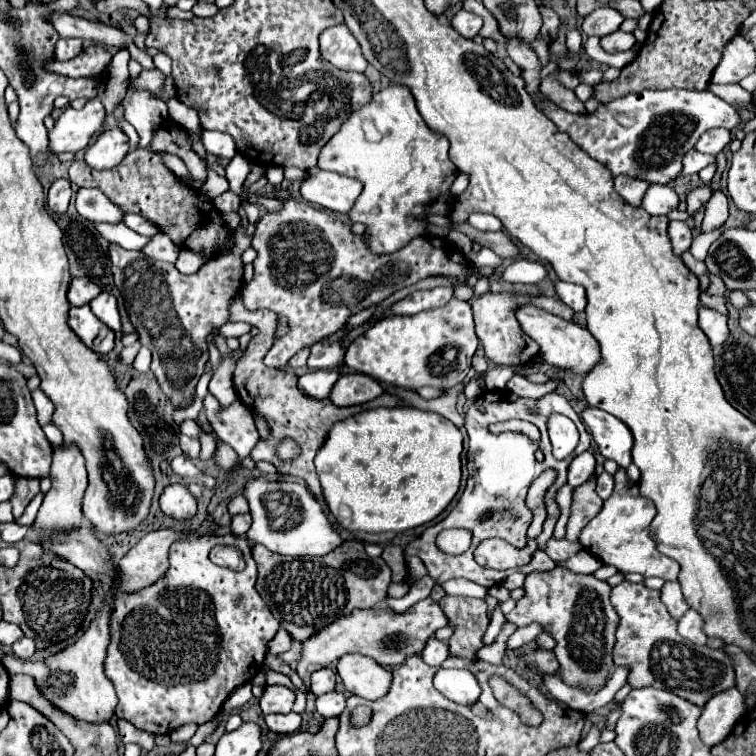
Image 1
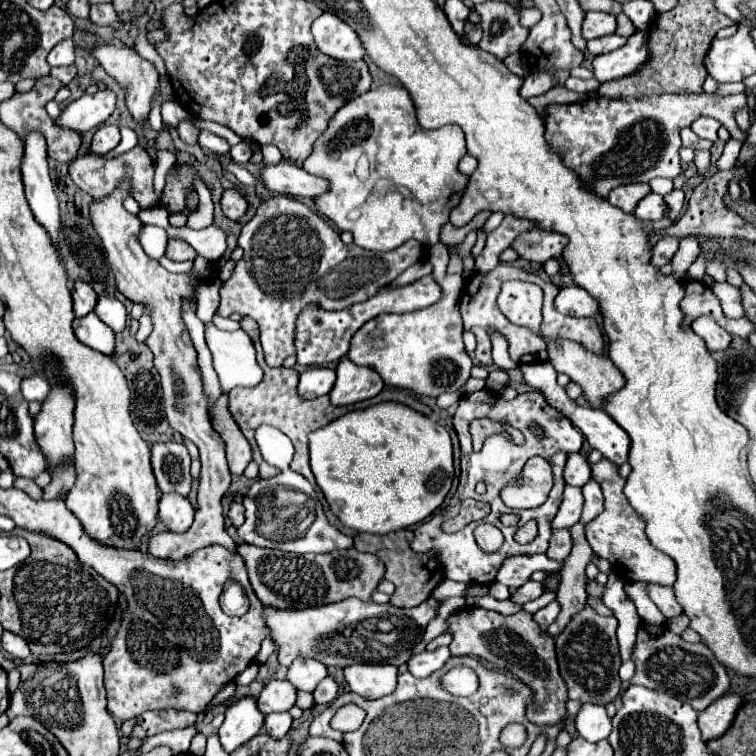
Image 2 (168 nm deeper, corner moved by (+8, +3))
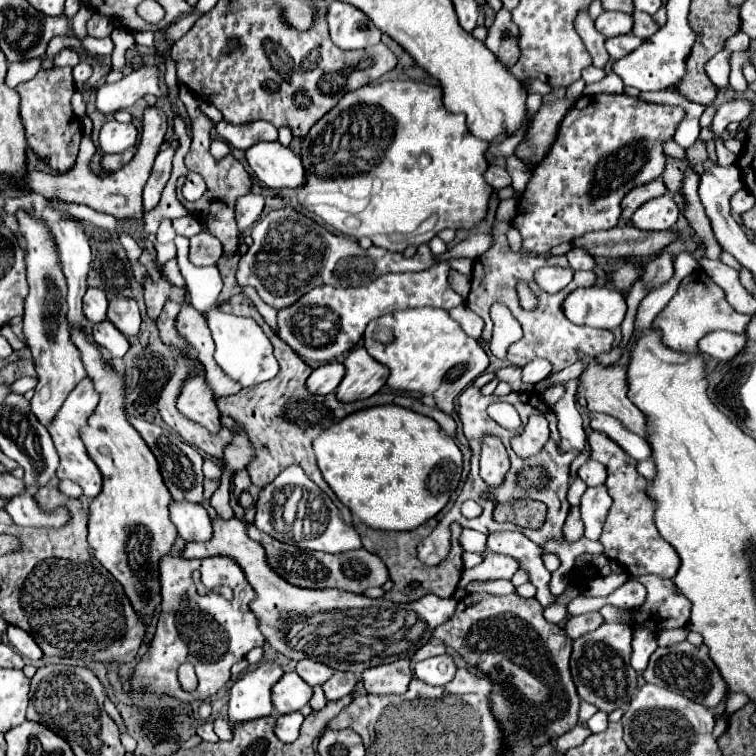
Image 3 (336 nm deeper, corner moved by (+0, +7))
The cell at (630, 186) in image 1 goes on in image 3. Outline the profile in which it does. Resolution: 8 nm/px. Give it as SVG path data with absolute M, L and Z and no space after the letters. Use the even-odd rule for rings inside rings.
M659 179L647 183L647 185L641 185L641 187L631 189L631 191L623 197L623 203L621 203L623 213L621 213L621 217L627 221L627 219L635 213L637 207L641 207L643 203L647 203L647 201L651 201L651 199L655 199L655 197L661 197L661 195L665 195L665 193L667 193L667 187L665 187Z

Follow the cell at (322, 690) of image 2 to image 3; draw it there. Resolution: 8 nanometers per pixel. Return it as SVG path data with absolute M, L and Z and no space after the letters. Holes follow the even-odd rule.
M335 671L335 675L329 677L329 679L323 683L325 697L327 697L329 701L337 701L337 699L349 695L349 693L355 689L355 683L357 683L357 677L355 677L355 675L343 673L343 671Z

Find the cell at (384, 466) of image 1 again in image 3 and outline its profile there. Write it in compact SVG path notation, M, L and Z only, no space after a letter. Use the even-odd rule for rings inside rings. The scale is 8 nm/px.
M379 405L345 417L315 439L313 451L323 479L335 491L337 499L347 505L361 523L383 531L411 531L435 517L457 489L463 471L459 447L437 421L399 405Z

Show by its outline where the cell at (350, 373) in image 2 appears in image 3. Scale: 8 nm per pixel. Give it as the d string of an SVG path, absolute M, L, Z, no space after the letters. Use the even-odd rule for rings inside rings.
M365 347L353 349L345 359L345 377L337 387L337 399L343 403L353 403L367 399L377 393L387 381L387 367L377 363Z

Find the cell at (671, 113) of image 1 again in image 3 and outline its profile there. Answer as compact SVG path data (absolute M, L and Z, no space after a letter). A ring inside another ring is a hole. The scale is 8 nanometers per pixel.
M591 95L581 97L565 115L559 135L547 157L535 167L527 189L519 199L513 225L523 235L523 249L545 255L555 245L571 243L589 231L603 231L617 225L621 215L621 199L639 185L661 177L665 169L663 143L671 139L683 119L681 107L653 105L629 95Z

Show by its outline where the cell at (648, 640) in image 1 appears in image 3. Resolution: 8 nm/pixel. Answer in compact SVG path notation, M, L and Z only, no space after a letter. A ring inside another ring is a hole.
M681 641L673 647L665 647L665 649L657 649L651 659L649 659L649 665L647 669L643 671L643 679L647 683L653 683L653 685L661 685L661 687L667 687L675 693L681 693L685 695L687 699L695 701L695 703L701 703L705 707L715 707L717 703L723 701L723 697L727 695L727 685L723 683L715 663L711 661L709 653L707 653L707 647L701 645L701 647L695 647L691 645L689 641Z

